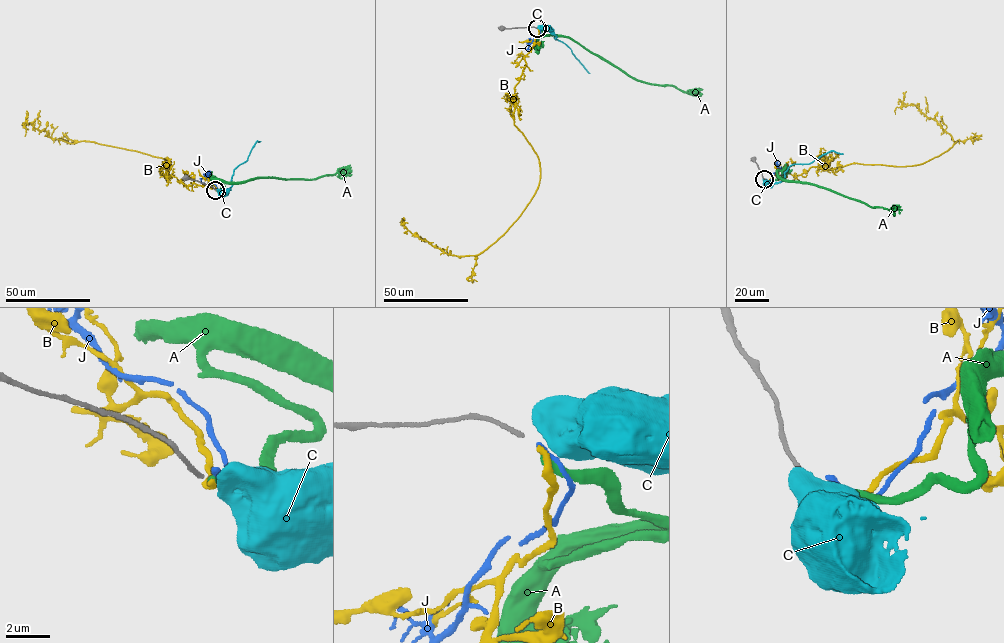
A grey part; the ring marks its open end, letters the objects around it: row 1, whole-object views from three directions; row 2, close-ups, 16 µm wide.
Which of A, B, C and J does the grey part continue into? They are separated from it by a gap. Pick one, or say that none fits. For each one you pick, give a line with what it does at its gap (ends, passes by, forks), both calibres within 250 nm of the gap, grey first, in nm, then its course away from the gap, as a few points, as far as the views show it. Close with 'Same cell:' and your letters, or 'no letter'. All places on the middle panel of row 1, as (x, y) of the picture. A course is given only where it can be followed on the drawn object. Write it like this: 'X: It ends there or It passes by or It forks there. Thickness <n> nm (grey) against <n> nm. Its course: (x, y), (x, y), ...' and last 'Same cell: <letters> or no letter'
Same cell: no letter

